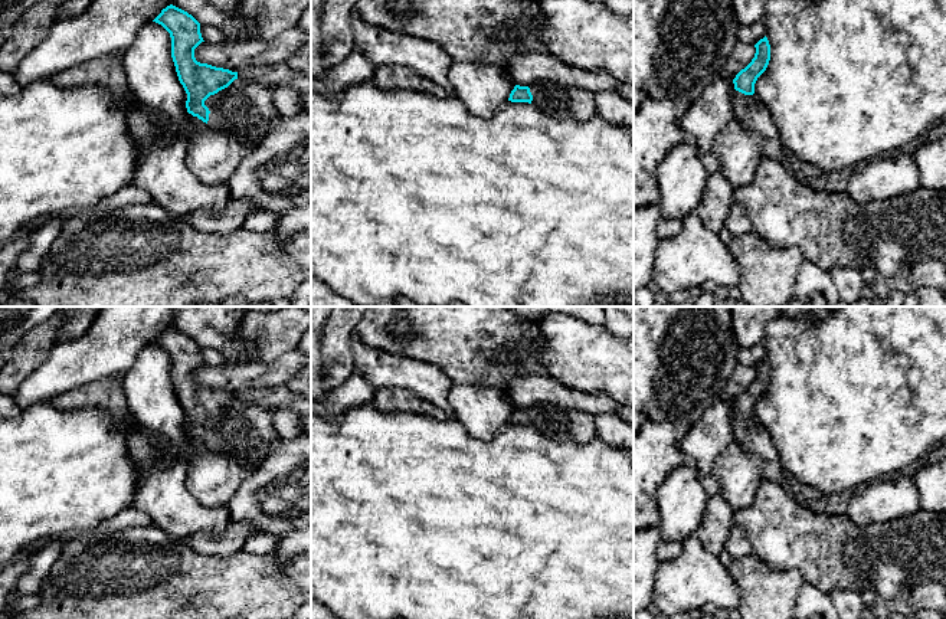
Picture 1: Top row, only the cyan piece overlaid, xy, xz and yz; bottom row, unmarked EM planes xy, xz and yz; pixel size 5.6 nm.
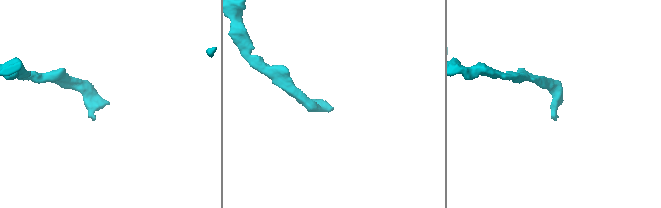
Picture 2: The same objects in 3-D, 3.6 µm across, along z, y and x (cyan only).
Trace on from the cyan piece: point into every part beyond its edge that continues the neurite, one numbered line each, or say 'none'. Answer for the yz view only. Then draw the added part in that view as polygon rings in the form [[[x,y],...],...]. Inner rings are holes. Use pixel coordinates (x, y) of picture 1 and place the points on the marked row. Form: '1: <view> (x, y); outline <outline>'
1: yz (748, 110); outline [[[736,89],[731,94],[731,107],[733,119],[763,137],[762,158],[783,164],[789,154],[782,144],[782,137],[770,111],[754,94],[744,95]]]

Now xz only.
1: xz (560, 101); outline [[[539,81],[530,85],[531,104],[556,118],[585,121],[598,115],[595,94],[557,82]]]

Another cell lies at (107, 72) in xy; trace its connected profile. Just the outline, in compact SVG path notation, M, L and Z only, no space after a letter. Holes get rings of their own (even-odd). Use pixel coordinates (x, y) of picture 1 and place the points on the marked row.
M104 56L88 60L78 66L58 72L49 81L62 89L78 86L101 86L107 89L114 101L127 96L127 79L121 56Z

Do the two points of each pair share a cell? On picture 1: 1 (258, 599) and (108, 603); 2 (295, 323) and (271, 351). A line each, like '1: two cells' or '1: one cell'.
1: one cell
2: one cell

